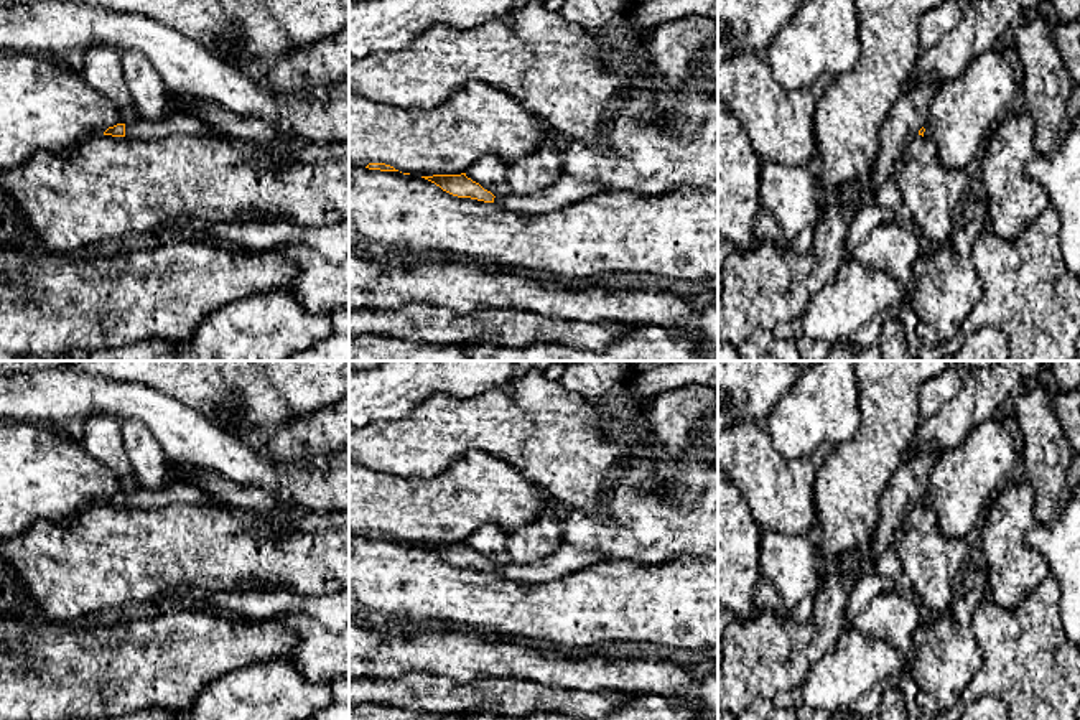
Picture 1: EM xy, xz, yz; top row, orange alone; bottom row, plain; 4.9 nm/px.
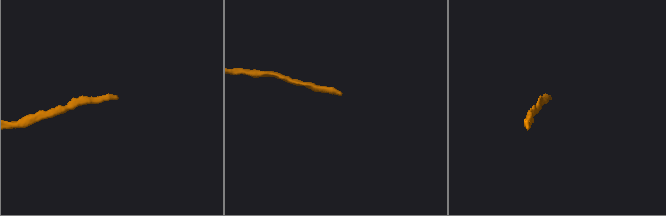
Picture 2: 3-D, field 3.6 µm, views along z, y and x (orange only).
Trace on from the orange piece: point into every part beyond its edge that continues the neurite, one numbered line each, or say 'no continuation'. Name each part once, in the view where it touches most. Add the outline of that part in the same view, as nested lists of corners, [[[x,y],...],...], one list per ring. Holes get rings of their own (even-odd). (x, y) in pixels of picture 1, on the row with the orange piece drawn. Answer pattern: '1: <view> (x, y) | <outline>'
1: xy (185, 124) | [[[178,112],[173,117],[160,122],[148,122],[140,117],[137,122],[125,125],[127,138],[151,140],[151,138],[161,138],[168,135],[178,135],[178,133],[193,135],[193,137],[211,137],[211,138],[222,140],[235,147],[237,150],[255,150],[267,155],[280,155],[280,157],[296,153],[313,145],[306,138],[275,138],[270,143],[262,143],[262,142],[242,140],[229,135],[219,135],[206,122],[202,122],[201,119],[188,112]]]

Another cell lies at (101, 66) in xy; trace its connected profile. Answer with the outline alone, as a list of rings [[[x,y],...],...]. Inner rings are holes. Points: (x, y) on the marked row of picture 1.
[[[94,44],[79,53],[84,81],[110,99],[123,114],[125,125],[137,122],[138,112],[123,79],[122,51]]]

